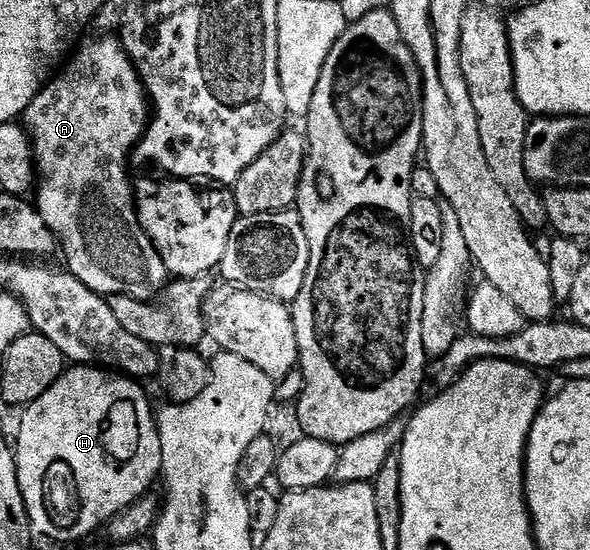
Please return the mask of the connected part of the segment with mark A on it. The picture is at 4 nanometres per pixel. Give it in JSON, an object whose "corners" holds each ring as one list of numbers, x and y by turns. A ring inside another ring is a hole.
{"corners":[[119,36,94,37,93,41,85,40,71,54,67,64,45,84,24,112,22,121,32,143,39,177,34,204,42,219,46,219,46,227,50,227,62,246,62,253,64,249,67,272,105,298,124,295,151,302,160,297,170,281,170,274,138,219,134,181,128,178,128,157,130,161,148,127,150,102]]}

